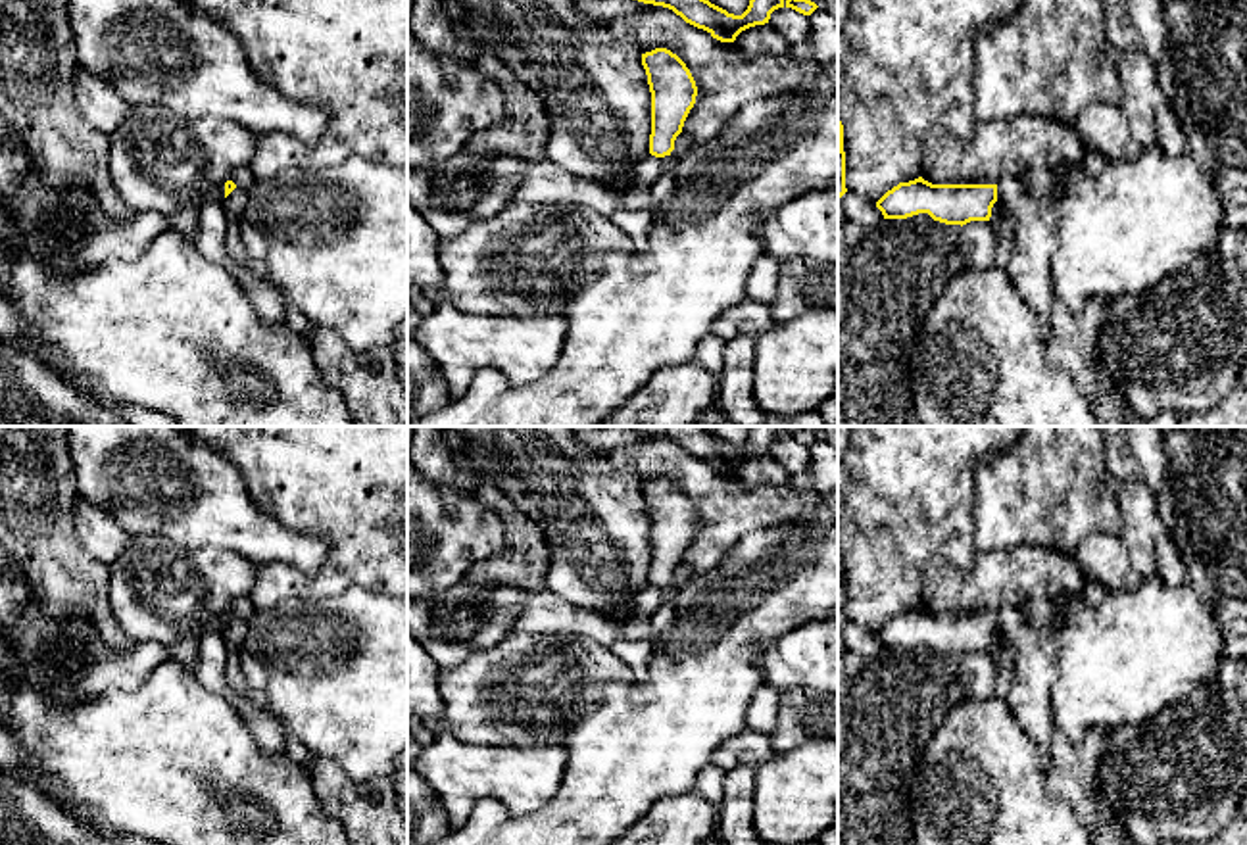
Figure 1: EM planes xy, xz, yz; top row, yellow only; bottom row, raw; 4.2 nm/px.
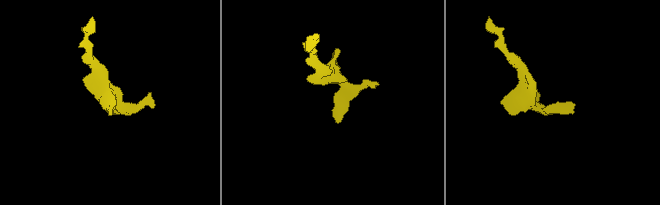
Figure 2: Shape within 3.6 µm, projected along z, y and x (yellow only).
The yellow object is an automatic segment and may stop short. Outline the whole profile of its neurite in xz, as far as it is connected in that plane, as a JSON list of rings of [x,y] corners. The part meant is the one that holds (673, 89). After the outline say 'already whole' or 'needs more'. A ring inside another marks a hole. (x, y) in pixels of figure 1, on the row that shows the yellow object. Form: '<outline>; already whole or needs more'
[[[667,48],[642,54],[642,65],[651,92],[649,154],[665,157],[674,150],[697,86],[686,63]]]; already whole

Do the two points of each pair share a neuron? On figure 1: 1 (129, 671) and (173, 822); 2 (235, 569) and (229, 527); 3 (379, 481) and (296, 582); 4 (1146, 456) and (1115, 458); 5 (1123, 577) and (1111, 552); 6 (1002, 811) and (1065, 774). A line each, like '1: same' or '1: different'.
1: different
2: different
3: same
4: different
5: same
6: different

